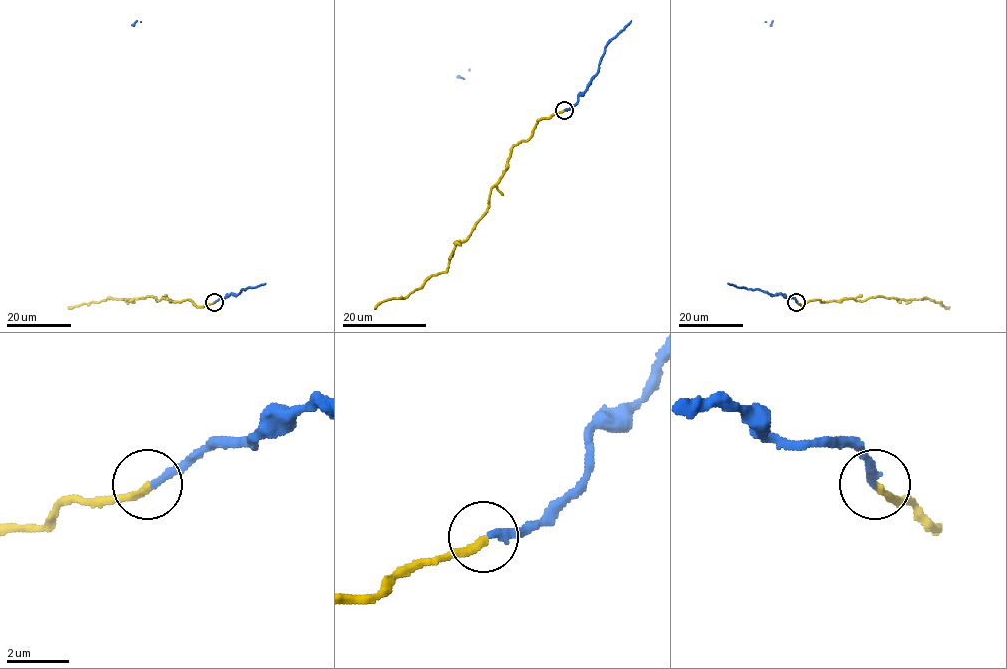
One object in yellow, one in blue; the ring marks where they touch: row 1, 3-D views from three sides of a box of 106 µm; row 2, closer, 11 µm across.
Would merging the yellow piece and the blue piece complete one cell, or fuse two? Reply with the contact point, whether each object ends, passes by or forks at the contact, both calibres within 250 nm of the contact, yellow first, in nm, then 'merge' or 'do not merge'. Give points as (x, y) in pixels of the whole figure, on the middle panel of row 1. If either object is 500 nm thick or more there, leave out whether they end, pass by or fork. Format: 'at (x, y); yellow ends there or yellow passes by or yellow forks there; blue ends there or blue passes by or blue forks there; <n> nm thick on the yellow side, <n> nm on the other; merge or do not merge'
at (564, 110); yellow ends there; blue ends there; 260 nm thick on the yellow side, 280 nm on the other; merge

